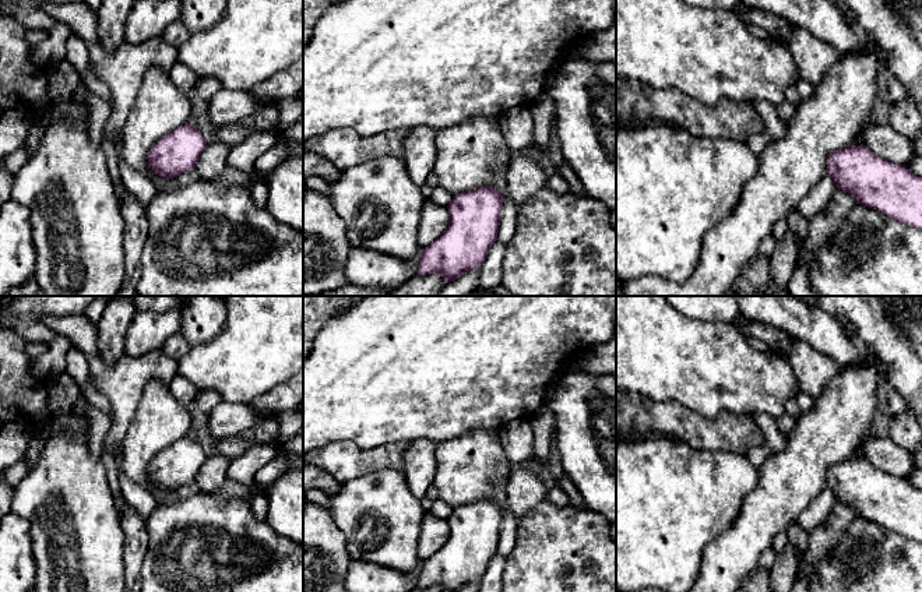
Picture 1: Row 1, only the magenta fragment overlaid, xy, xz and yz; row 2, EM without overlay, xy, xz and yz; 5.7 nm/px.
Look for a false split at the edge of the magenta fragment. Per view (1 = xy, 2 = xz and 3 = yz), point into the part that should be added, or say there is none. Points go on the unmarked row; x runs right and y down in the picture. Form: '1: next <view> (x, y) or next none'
1: next none
2: next none
3: next none

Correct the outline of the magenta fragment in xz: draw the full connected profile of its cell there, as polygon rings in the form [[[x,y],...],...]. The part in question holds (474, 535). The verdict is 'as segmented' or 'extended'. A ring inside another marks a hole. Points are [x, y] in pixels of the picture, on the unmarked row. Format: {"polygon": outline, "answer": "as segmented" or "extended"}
{"polygon": [[[485,498],[460,505],[448,515],[450,535],[443,547],[420,563],[416,586],[439,586],[443,592],[458,592],[481,579],[489,560],[497,553],[503,508],[497,500]]], "answer": "as segmented"}

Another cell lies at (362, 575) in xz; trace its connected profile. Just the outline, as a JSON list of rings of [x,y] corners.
[[[352,560],[345,578],[345,588],[348,592],[411,592],[416,584],[405,572],[369,561]]]

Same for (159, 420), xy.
[[[149,380],[123,438],[122,469],[131,482],[147,489],[159,505],[200,493],[196,482],[166,491],[155,487],[148,479],[149,462],[163,448],[186,437],[190,423],[187,408],[170,394],[169,384]]]

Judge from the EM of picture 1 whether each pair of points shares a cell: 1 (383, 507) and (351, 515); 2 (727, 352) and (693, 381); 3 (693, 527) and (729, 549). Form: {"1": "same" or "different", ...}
{"1": "same", "2": "same", "3": "different"}

